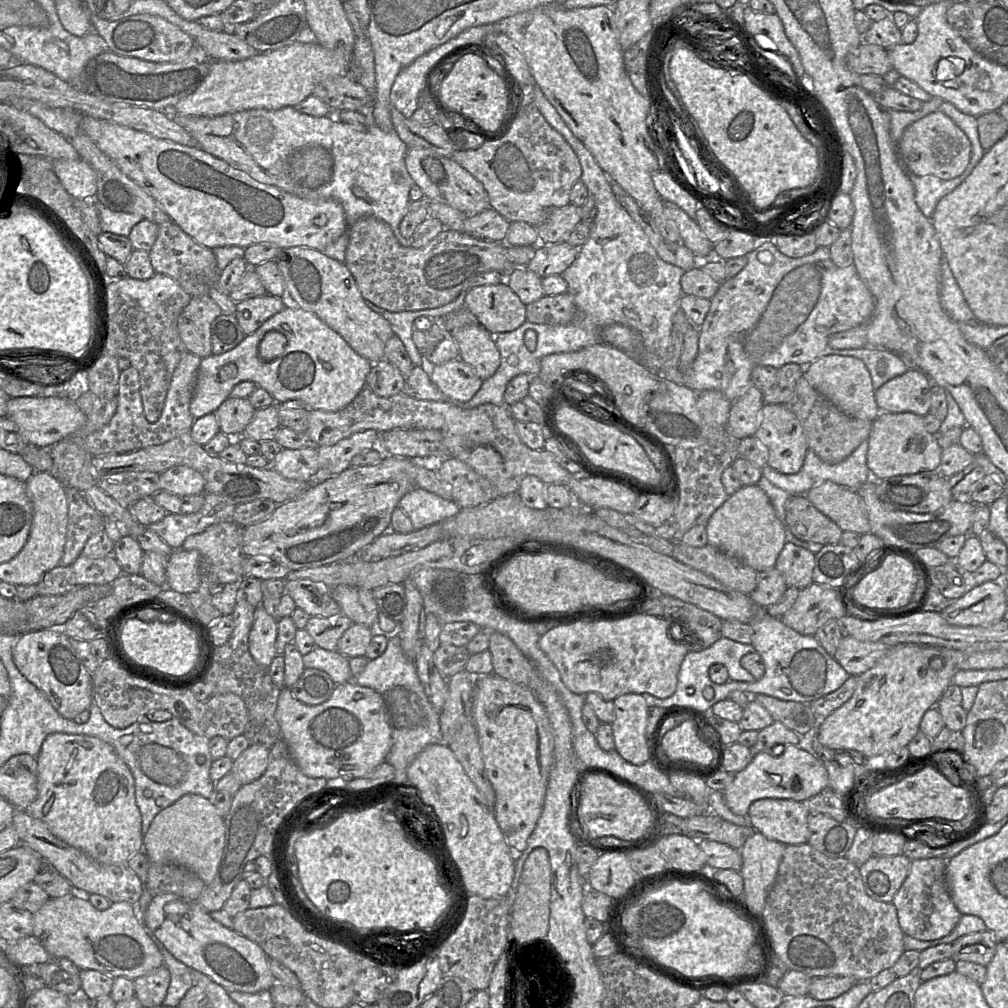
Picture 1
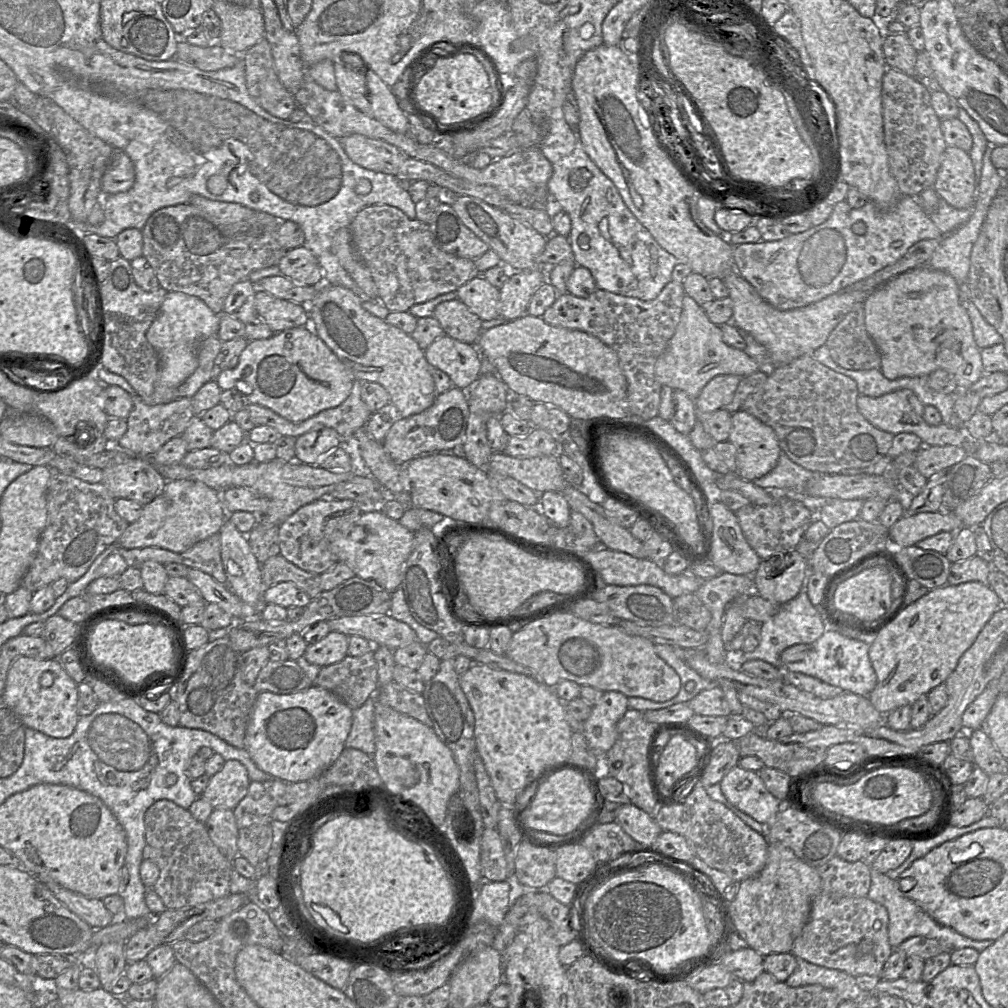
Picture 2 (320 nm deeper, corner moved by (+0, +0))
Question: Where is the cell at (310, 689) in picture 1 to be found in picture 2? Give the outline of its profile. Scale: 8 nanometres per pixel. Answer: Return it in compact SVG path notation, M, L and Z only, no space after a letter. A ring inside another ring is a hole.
M294 660L268 661L260 670L254 688L258 693L292 694L312 685L305 672Z

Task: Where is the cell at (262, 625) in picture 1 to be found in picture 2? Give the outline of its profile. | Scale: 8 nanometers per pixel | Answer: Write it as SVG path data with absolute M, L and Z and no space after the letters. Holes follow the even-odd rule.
M228 518L219 535L227 586L244 603L257 608L260 616L261 607L265 604L261 564L250 548L247 535L241 533Z

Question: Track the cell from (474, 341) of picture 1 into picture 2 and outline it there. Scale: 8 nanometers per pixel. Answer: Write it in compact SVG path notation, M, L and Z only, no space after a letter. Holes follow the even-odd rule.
M459 299L438 304L433 316L445 334L461 342L476 345L482 332L482 320Z

